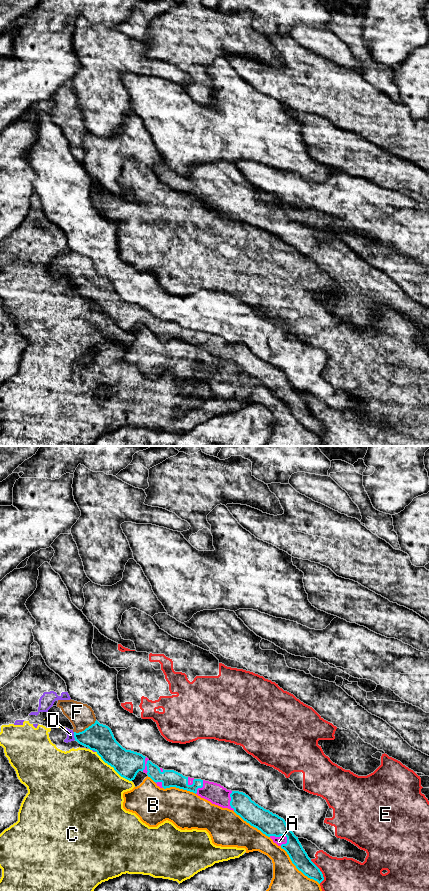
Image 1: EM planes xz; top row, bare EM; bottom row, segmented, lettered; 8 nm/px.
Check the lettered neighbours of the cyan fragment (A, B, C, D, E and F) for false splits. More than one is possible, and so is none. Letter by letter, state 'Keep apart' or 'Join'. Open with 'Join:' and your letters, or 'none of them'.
Join: A, F
A: Join
B: Keep apart
C: Keep apart
D: Keep apart
E: Keep apart
F: Join

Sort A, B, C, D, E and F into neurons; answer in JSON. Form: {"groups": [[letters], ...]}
{"groups": [["A", "F"], ["B"], ["C", "D"], ["E"]]}

